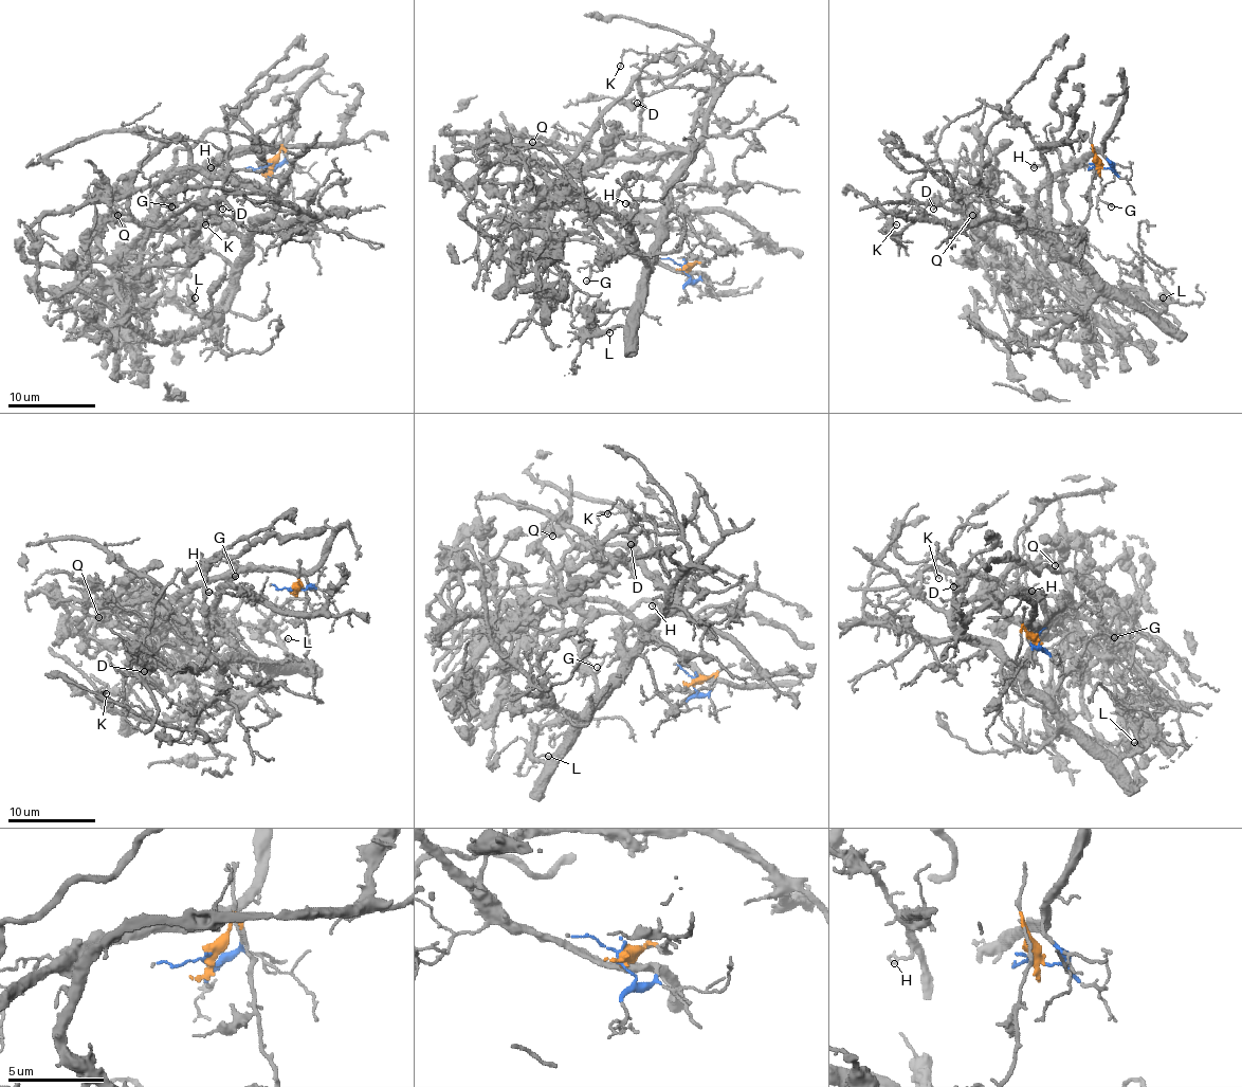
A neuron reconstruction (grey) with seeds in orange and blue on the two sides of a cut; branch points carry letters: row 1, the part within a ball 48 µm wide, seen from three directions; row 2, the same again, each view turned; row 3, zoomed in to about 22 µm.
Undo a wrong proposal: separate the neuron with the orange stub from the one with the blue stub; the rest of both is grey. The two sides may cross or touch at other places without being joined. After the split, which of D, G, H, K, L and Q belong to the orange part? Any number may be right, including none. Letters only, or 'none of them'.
H, L, Q

